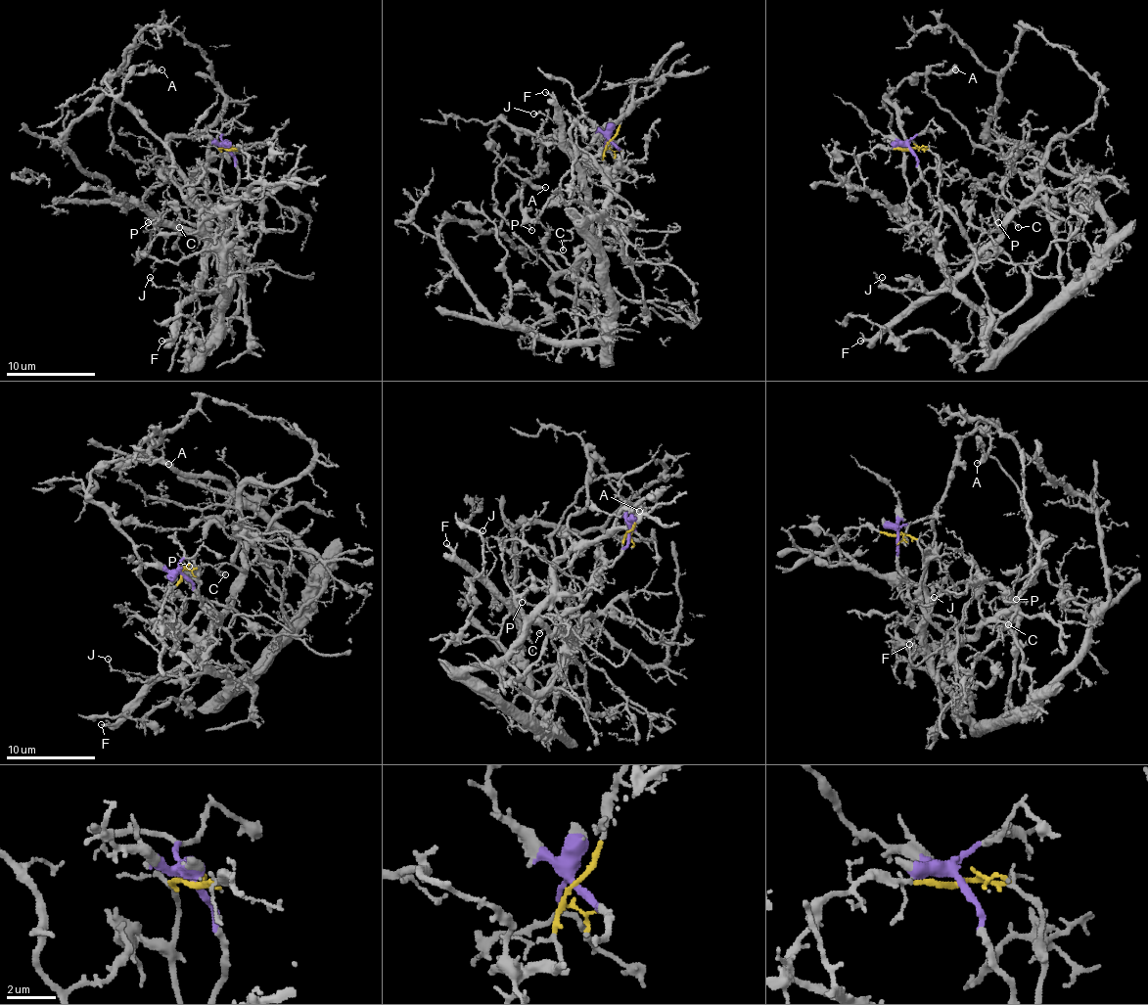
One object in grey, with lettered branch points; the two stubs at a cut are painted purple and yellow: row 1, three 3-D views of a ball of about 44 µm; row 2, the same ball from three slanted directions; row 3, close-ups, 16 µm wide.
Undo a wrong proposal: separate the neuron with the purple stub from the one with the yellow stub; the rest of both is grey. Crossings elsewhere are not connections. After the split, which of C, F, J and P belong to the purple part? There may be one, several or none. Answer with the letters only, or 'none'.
none

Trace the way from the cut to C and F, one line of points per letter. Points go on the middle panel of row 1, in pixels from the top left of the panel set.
C: (610, 141), (603, 161), (616, 190), (591, 208), (594, 246), (587, 235), (574, 228), (563, 251)
F: (610, 141), (603, 161), (616, 181), (616, 190), (589, 204), (580, 170), (565, 141), (558, 106), (545, 92)

